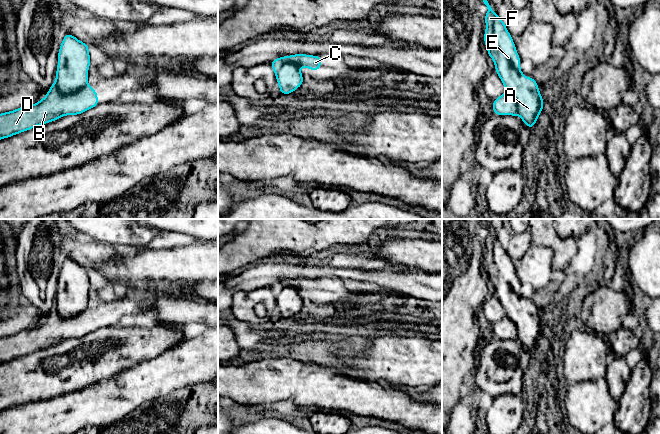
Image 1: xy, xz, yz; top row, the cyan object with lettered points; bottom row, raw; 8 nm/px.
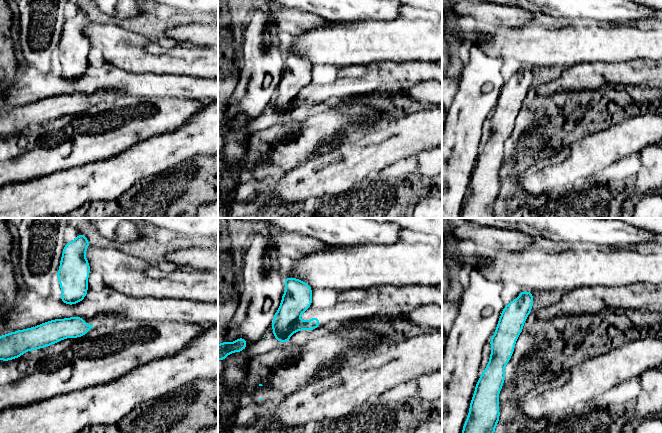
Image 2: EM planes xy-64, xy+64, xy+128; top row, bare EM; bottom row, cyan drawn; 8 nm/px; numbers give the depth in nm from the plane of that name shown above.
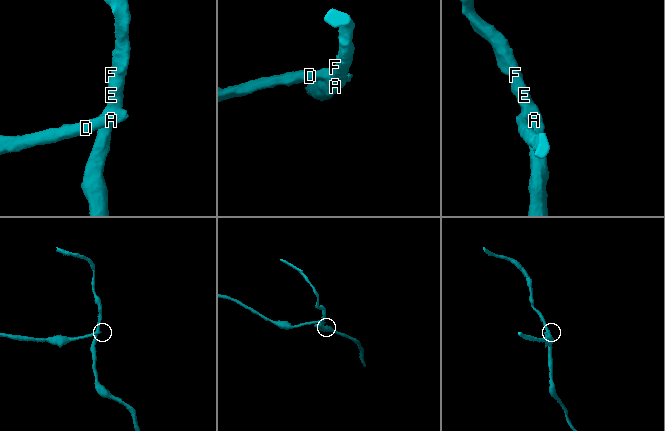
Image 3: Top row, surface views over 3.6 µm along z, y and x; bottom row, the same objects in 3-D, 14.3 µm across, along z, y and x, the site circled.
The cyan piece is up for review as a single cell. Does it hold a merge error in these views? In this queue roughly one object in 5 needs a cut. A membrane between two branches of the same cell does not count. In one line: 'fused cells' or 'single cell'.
fused cells

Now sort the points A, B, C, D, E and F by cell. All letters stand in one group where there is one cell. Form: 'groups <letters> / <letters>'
groups A E F / B C D

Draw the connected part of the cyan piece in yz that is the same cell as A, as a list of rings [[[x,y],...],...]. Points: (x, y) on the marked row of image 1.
[[[487,0],[483,2],[488,9],[484,16],[486,22],[484,42],[488,56],[493,59],[495,70],[506,92],[516,101],[517,114],[531,130],[543,111],[543,98],[538,83],[532,77],[523,75],[520,69],[521,58],[517,54],[506,24],[492,10]]]

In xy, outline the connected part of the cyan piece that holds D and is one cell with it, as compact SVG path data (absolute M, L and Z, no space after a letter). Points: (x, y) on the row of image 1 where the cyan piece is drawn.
M53 83L47 95L33 105L0 114L0 140L36 126L55 121L65 115L78 115L96 107L97 92L85 86L75 92L62 94Z

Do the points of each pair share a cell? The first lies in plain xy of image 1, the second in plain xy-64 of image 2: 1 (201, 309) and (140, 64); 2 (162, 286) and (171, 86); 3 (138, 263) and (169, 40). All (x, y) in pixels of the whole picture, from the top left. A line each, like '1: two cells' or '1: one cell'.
1: two cells
2: two cells
3: one cell

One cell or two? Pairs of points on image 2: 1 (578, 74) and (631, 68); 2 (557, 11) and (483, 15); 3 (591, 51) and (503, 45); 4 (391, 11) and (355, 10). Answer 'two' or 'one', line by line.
1: one
2: two
3: one
4: one

